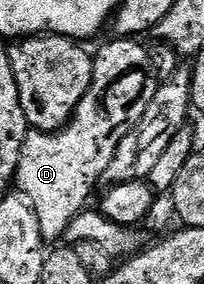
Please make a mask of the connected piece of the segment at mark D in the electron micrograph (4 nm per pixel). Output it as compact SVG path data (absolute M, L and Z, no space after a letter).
M114 37L111 38L111 43L106 43L99 49L98 55L93 56L94 60L94 72L92 73L92 86L88 89L88 93L84 93L84 97L80 101L80 105L75 109L74 115L70 118L69 123L66 126L60 128L58 131L36 131L33 129L27 130L26 140L24 145L20 149L20 161L18 162L18 173L16 176L16 187L19 192L30 202L32 209L36 213L36 217L40 221L40 229L42 230L42 238L47 244L54 245L61 240L64 229L68 229L68 225L72 225L74 218L84 210L87 210L88 204L86 203L90 199L90 194L94 191L94 186L99 186L102 183L102 174L104 169L108 169L109 163L112 161L112 157L116 153L116 145L120 145L120 141L124 141L124 137L128 137L128 133L134 126L140 121L140 117L144 117L144 113L148 109L148 105L152 101L152 97L156 93L159 80L154 76L154 70L152 69L152 61L150 60L150 52L145 46L141 47L141 42L135 41L130 37Z

